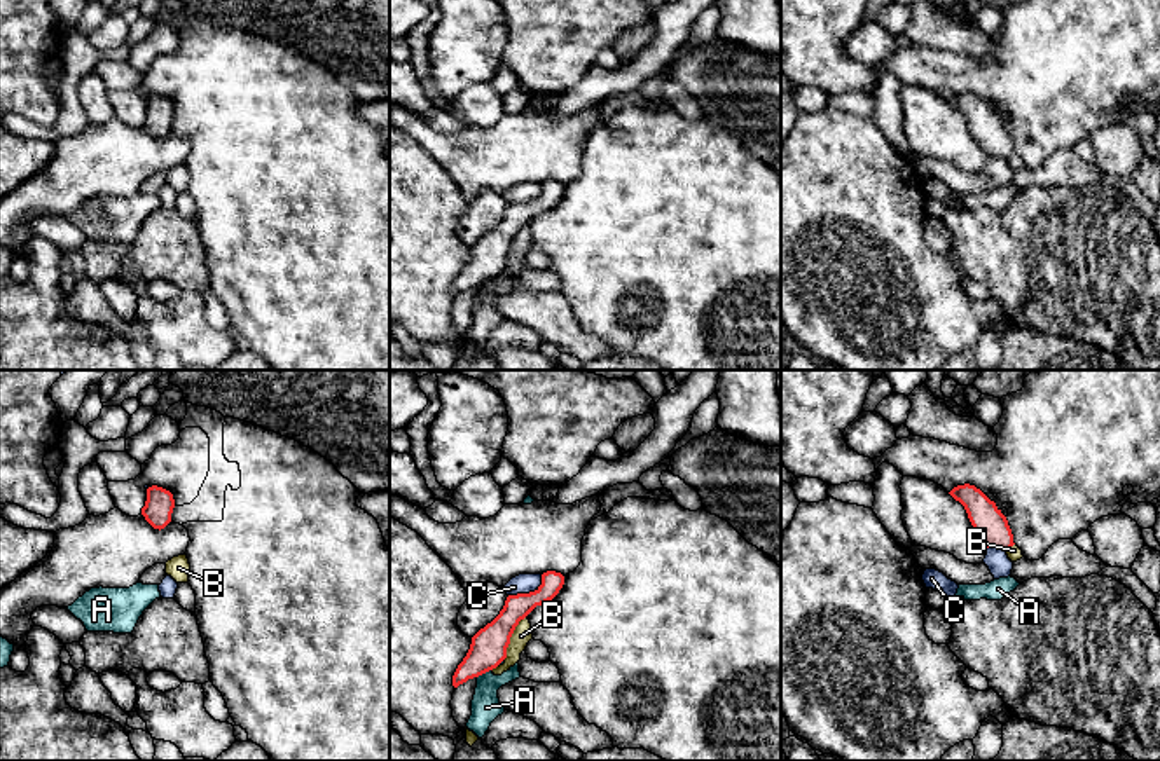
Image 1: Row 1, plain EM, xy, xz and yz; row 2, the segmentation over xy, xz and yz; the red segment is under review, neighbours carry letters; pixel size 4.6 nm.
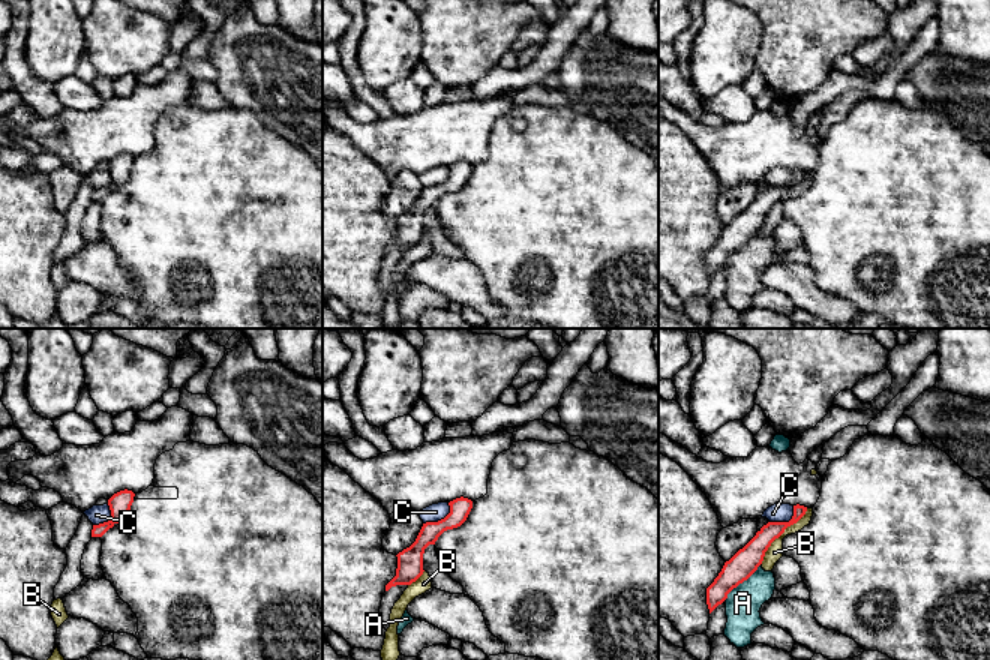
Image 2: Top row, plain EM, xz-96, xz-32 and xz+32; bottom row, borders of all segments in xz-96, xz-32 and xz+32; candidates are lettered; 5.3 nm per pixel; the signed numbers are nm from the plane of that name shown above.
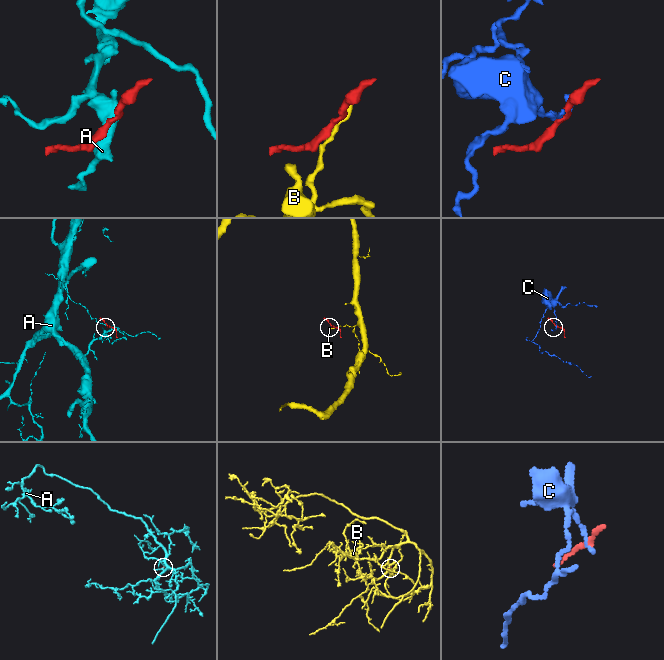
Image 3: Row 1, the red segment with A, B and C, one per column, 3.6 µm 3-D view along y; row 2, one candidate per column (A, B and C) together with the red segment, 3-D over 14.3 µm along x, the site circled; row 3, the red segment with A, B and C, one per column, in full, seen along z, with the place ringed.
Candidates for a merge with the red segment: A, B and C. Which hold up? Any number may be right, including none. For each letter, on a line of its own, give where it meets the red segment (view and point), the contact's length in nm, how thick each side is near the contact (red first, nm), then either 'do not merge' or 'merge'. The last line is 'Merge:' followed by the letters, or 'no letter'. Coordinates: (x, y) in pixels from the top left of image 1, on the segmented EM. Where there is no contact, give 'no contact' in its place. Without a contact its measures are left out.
A: meets red in xz at (484, 672); contact 80 nm long; 170 nm thick on the red side, 140 nm on the other; do not merge
B: meets red in xz at (510, 636); contact 240 nm long; 170 nm thick on the red side, 90 nm on the other; do not merge
C: meets red in xz at (530, 592); contact 190 nm long; 130 nm thick on the red side, 90 nm on the other; do not merge
Merge: no letter

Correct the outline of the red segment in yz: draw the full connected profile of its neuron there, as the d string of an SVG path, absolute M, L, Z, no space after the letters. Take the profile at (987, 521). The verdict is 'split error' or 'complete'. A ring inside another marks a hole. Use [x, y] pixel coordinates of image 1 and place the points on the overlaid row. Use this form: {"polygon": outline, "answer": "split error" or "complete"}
{"polygon": "M964 483L949 494L964 506L973 529L987 548L1008 552L1015 545L1006 517L980 489Z", "answer": "complete"}

